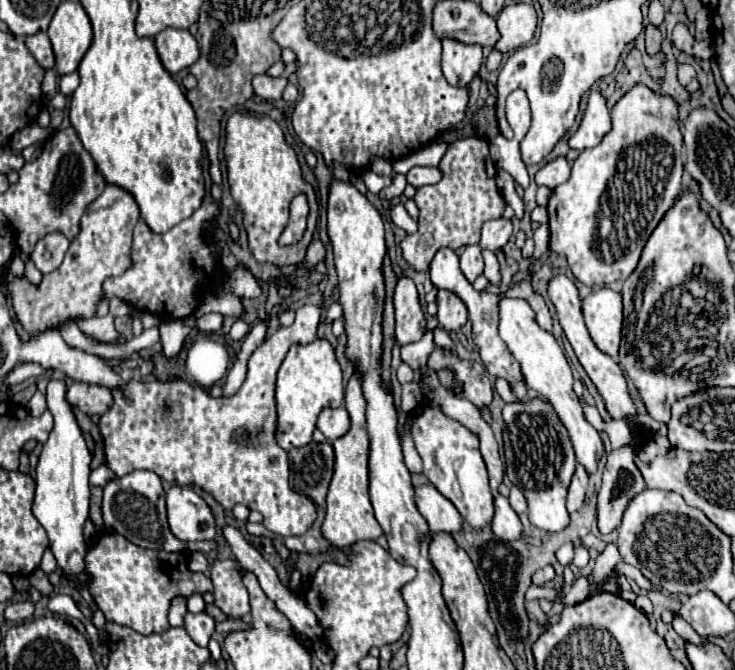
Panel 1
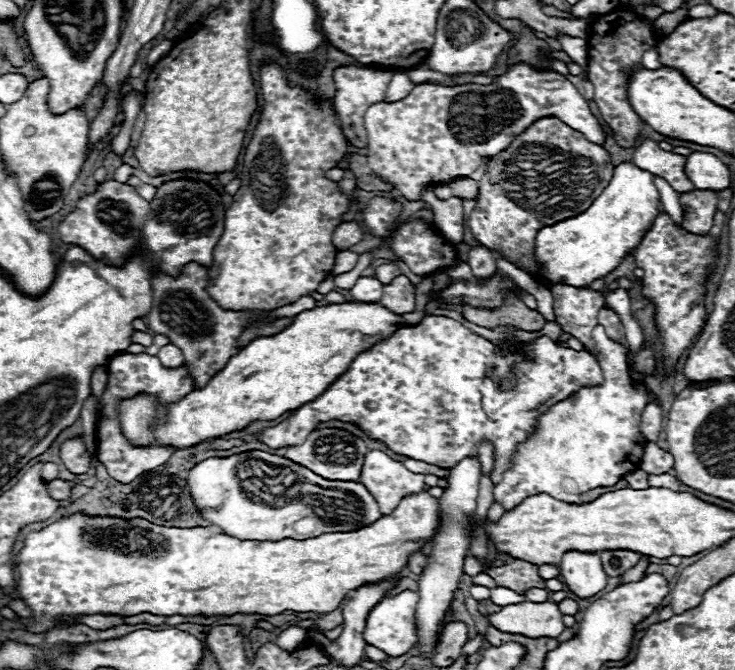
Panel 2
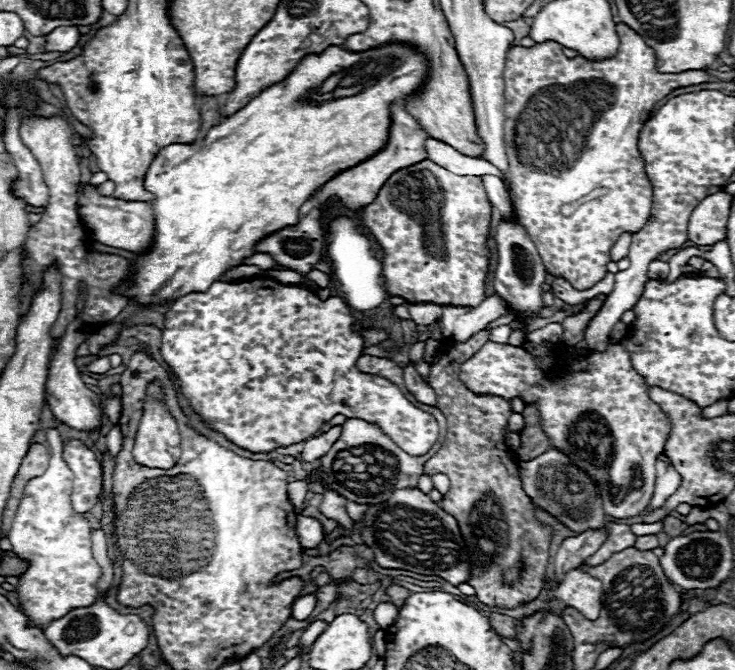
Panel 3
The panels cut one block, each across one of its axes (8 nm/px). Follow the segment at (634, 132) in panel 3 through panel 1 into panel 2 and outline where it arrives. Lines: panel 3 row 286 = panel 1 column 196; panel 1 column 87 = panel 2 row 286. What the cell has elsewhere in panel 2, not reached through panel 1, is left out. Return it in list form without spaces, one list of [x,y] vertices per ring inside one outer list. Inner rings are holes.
[[[564,284],[552,286],[550,292],[553,296],[556,322],[562,326],[564,332],[578,338],[584,344],[584,350],[596,356],[592,330],[598,324],[596,316],[600,308],[604,308],[602,294],[592,292],[588,288],[574,288],[574,286],[564,286]]]

